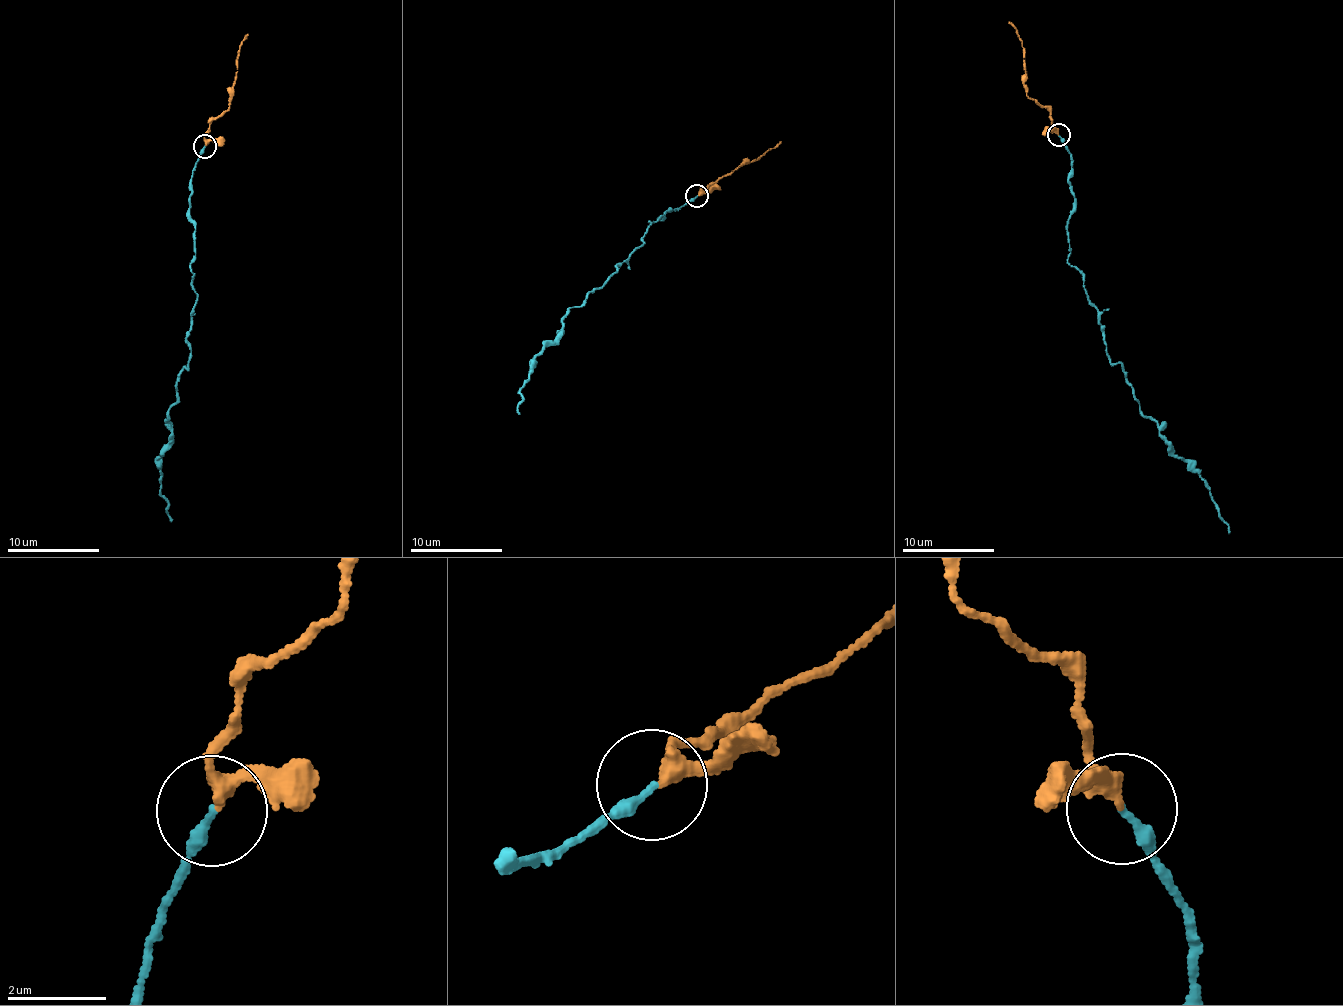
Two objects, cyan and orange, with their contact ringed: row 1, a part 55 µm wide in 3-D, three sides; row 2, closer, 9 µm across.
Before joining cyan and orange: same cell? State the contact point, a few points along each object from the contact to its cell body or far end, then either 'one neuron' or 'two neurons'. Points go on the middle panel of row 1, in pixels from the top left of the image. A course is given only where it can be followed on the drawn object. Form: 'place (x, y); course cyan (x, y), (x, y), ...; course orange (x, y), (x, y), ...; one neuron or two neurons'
place (697, 195); course cyan (696, 195), (649, 222), (641, 246), (602, 287), (570, 307), (560, 335), (536, 356), (516, 410), (520, 413); course orange (698, 195), (781, 141); one neuron

